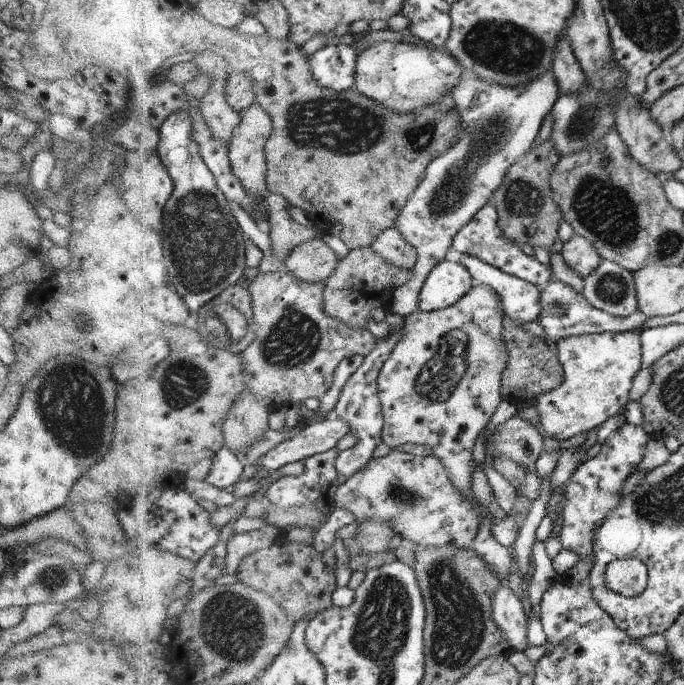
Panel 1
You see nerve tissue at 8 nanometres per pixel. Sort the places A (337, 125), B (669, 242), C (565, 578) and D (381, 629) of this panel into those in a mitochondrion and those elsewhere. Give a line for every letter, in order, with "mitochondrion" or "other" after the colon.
A: mitochondrion
B: mitochondrion
C: other
D: mitochondrion

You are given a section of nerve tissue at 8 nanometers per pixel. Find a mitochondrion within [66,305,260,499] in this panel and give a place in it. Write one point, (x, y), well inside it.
(184, 381)

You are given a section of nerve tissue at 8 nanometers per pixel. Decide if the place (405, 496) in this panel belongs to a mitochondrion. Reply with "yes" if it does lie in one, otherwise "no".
yes

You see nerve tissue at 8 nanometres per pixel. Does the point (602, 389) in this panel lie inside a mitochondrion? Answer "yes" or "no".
no

